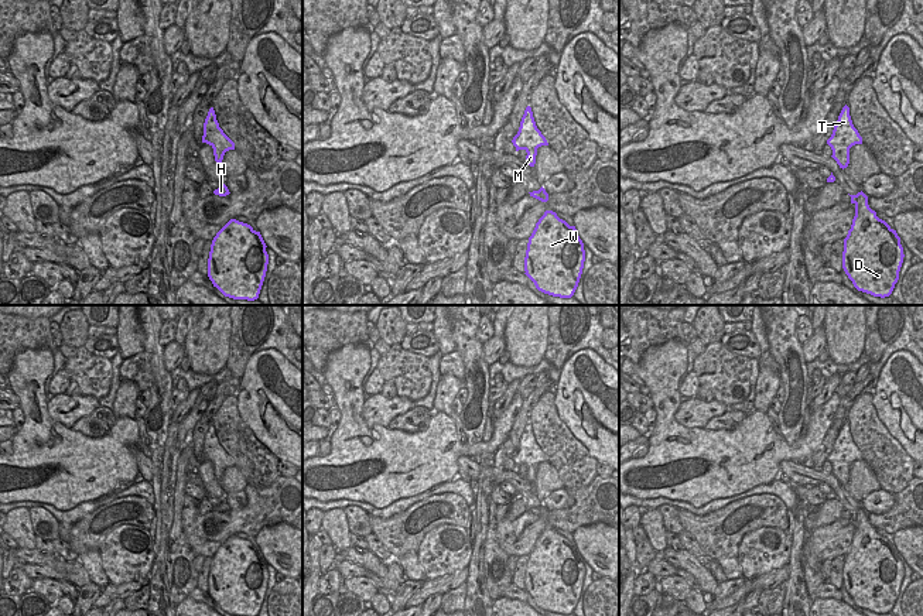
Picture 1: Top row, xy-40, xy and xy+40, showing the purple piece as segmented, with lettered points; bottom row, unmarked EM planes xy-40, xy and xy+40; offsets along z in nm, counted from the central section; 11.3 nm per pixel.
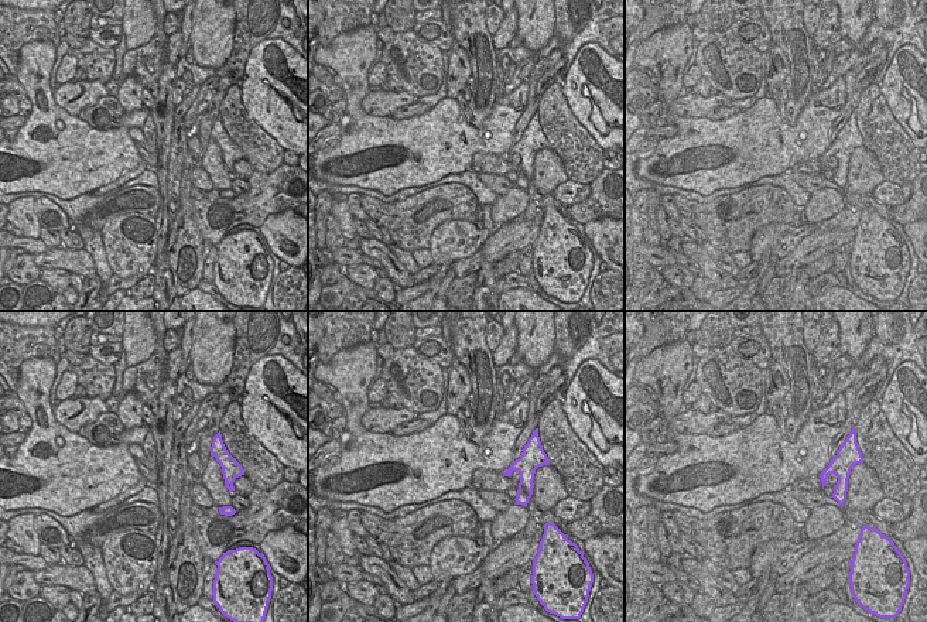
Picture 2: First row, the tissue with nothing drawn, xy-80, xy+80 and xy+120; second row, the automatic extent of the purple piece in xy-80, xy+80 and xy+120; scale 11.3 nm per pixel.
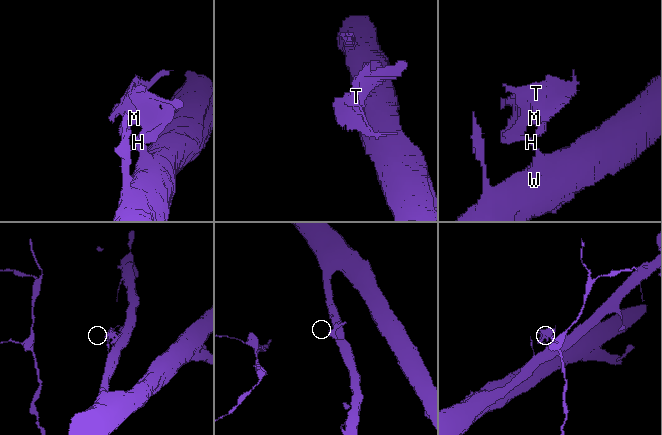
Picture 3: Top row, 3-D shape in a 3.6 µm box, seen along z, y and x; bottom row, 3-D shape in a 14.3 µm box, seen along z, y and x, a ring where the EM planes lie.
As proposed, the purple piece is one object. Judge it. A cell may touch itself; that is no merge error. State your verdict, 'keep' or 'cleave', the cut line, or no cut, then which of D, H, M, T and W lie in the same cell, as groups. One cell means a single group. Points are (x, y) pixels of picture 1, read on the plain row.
cleave; cut xy+40 (864, 510), (855, 514), (855, 520); groups D W / H M T

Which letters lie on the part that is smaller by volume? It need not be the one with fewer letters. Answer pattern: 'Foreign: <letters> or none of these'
Foreign: H, M, T

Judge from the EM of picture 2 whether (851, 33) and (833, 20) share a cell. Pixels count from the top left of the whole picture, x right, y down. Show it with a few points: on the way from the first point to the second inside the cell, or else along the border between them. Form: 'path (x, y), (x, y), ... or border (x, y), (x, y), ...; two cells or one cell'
border (840, 14), (840, 26), (837, 28); two cells

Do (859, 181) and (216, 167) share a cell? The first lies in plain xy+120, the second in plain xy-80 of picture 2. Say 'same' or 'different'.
different

